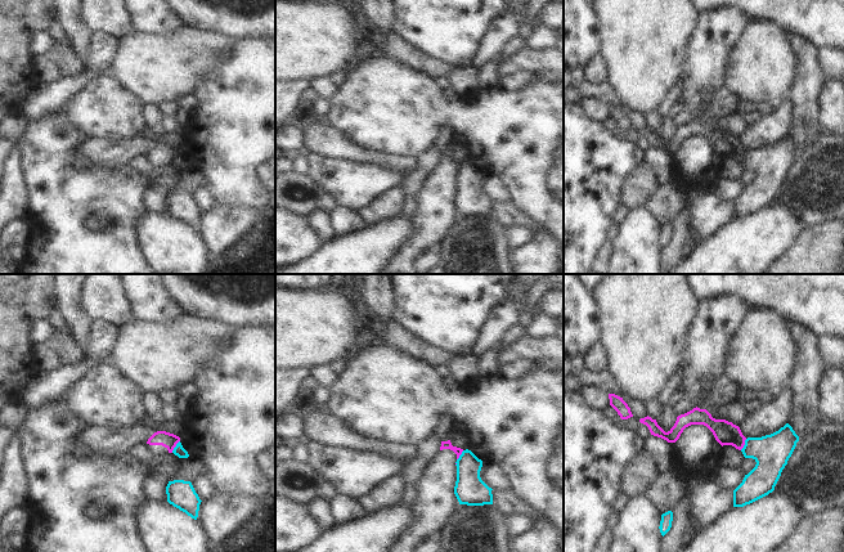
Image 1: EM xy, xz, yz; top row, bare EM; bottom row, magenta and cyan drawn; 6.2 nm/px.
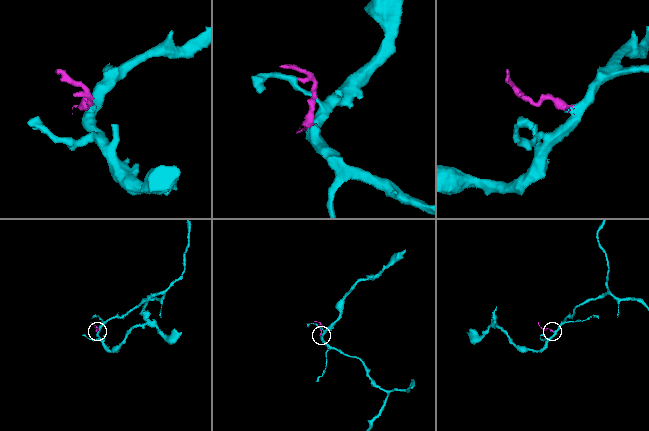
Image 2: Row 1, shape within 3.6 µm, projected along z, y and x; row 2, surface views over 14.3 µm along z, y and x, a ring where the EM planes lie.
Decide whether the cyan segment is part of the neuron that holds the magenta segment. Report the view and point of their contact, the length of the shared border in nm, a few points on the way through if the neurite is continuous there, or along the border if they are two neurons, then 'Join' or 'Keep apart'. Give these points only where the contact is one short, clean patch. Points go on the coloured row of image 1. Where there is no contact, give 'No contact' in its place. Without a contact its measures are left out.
Touches magenta at xy (175, 445). Shared border 90 nm. Boundary: xy (179, 440), (171, 452). Keep apart

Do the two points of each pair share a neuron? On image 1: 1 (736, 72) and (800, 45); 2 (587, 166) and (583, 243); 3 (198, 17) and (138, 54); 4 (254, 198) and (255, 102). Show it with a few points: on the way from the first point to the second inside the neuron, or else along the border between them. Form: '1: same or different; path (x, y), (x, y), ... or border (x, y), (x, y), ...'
1: different; border (782, 32), (797, 57), (795, 79)
2: same; path (583, 185), (583, 224)
3: different; border (187, 26), (216, 34)
4: same; path (247, 174), (247, 126)

